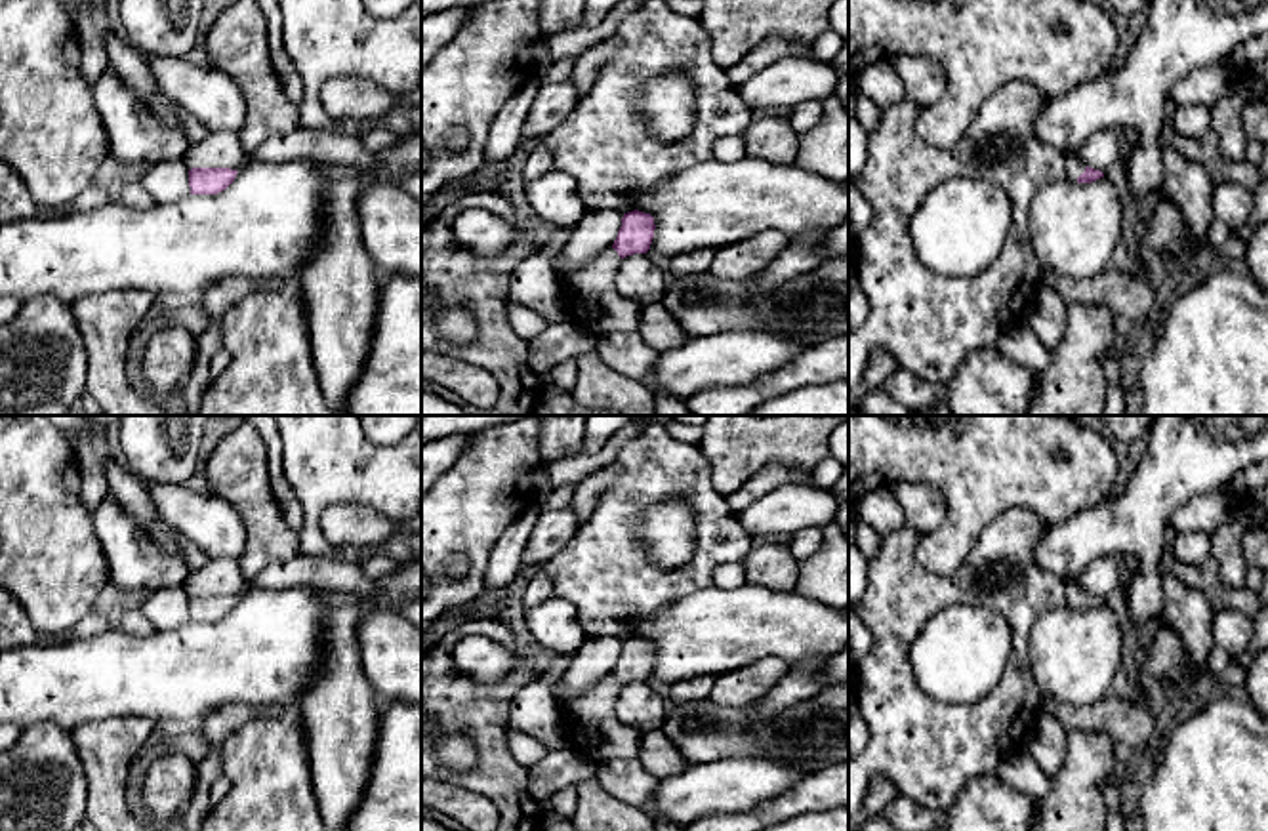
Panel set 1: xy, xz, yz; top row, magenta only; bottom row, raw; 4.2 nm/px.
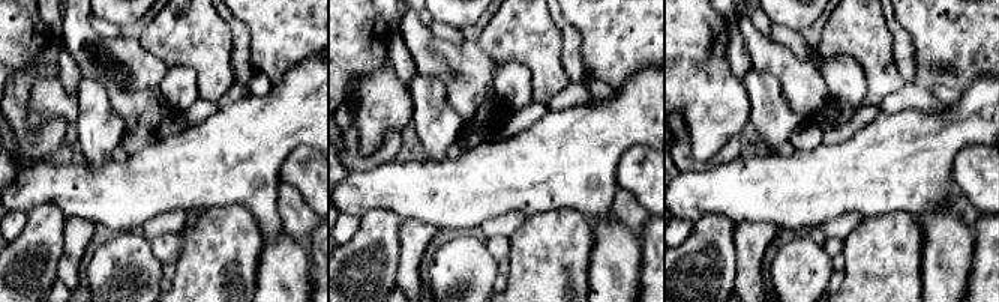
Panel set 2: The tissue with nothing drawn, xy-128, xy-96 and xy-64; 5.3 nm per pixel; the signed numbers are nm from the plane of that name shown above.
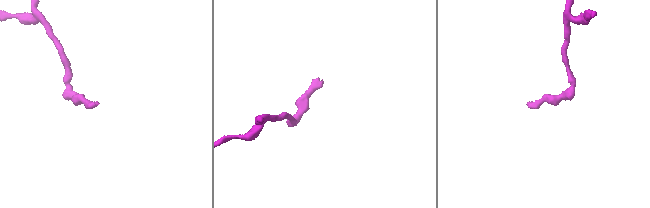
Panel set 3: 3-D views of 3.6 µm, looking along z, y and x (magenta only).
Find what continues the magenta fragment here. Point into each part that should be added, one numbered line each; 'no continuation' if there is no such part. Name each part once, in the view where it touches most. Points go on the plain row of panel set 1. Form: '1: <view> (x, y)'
1: yz (1074, 591)

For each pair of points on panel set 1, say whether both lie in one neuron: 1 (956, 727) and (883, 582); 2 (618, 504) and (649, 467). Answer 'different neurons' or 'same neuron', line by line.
1: same neuron
2: same neuron

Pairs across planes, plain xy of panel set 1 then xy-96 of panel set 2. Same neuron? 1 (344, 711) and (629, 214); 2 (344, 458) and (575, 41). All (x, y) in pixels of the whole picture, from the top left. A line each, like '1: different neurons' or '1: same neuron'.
1: different neurons
2: different neurons

